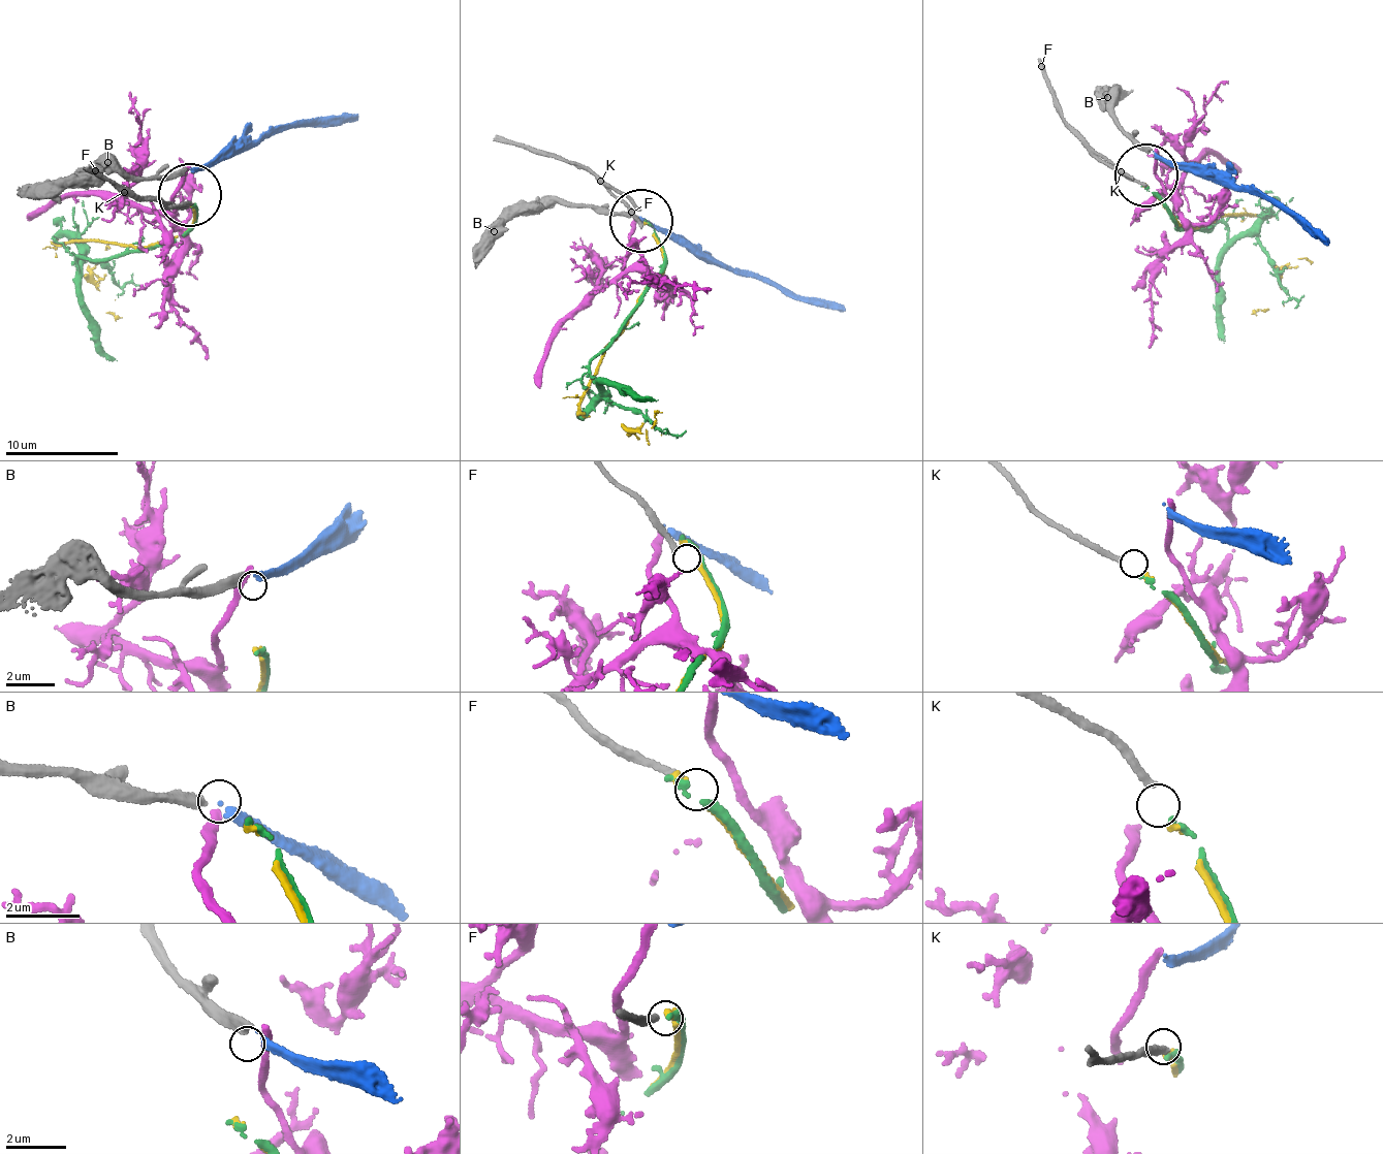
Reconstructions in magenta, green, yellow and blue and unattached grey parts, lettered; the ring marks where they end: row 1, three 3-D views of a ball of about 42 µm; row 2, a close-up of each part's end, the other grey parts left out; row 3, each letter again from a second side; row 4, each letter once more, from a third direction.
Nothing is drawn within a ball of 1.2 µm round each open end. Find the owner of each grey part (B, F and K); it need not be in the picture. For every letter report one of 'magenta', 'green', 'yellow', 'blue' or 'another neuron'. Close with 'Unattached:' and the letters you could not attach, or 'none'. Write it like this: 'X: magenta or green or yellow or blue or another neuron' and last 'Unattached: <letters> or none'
B: blue
F: another neuron
K: green
Unattached: F

